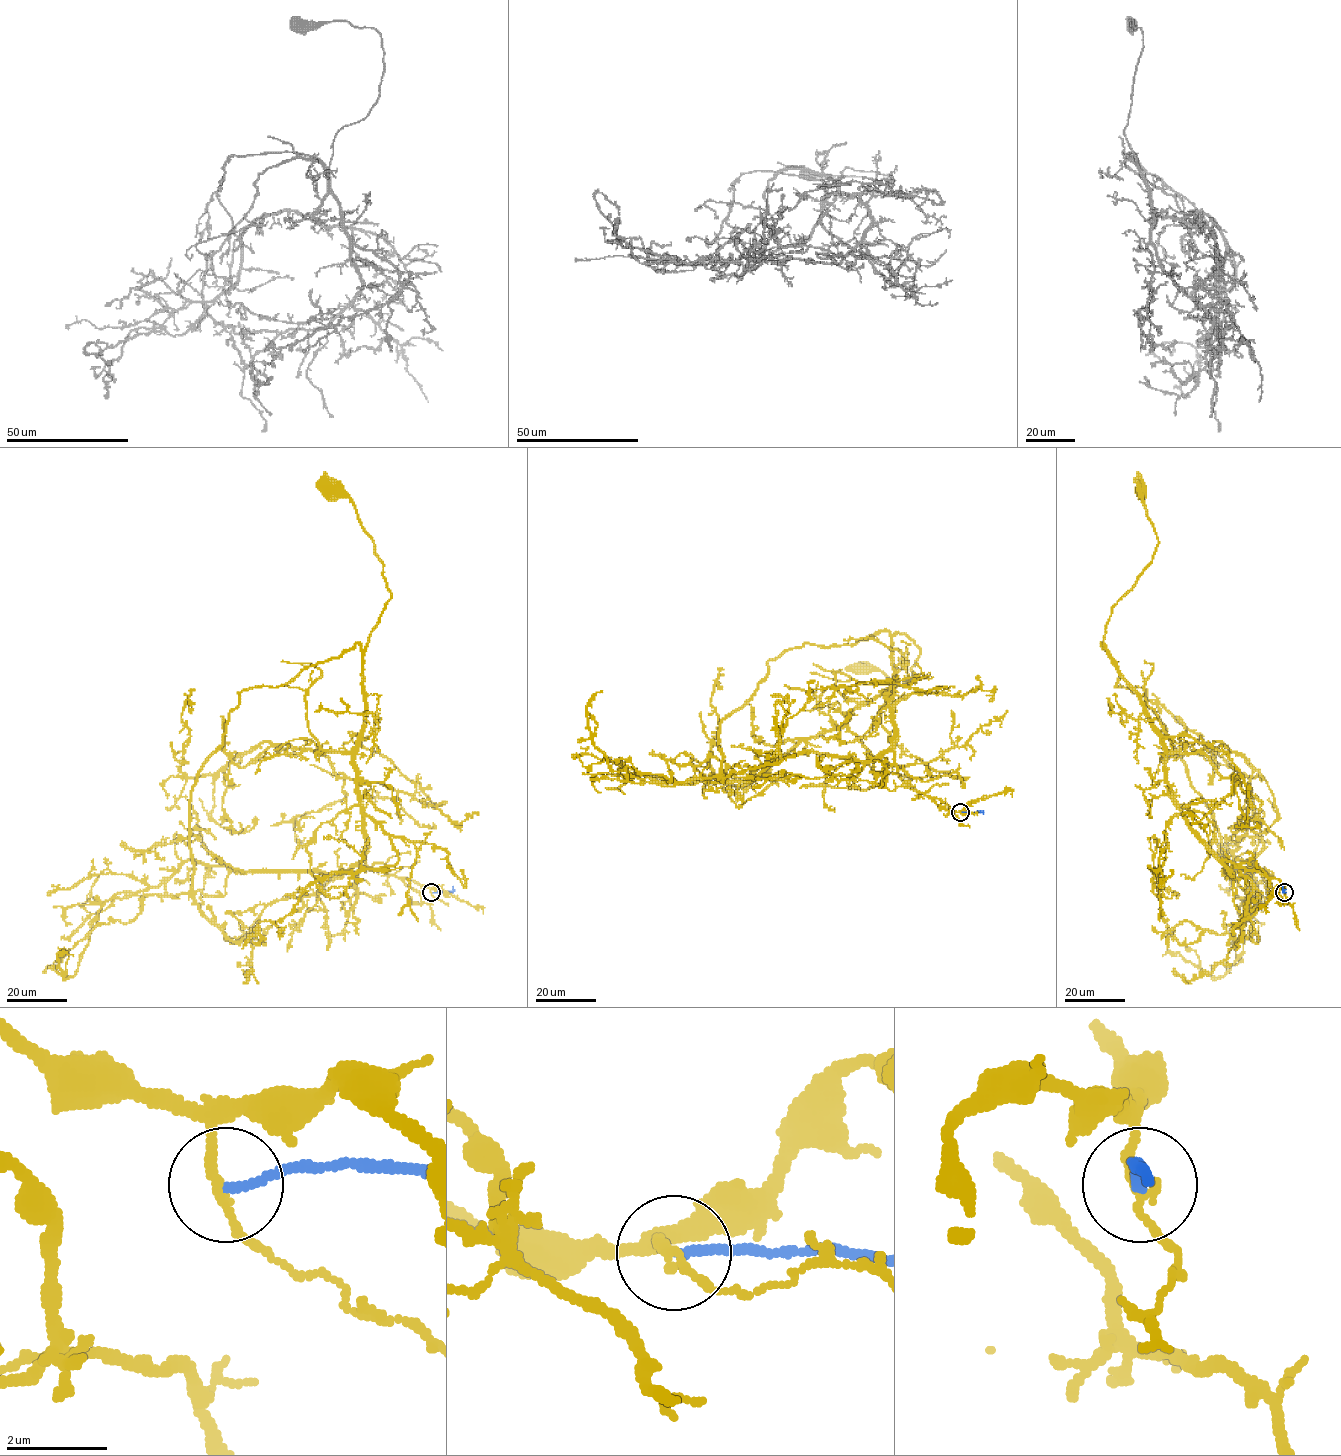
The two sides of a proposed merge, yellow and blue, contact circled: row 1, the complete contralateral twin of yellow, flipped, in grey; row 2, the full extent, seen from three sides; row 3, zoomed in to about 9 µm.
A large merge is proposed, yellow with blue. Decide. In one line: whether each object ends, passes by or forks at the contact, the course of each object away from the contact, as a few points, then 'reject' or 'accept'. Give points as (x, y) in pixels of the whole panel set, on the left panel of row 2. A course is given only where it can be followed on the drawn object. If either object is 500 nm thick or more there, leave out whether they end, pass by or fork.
yellow passes by; blue ends there; yellow runs (431, 893), (371, 870), (365, 860), (354, 748), (364, 720), (363, 652), (391, 593), (354, 504), (330, 493); blue runs (431, 893), (451, 892), (452, 886); reject

